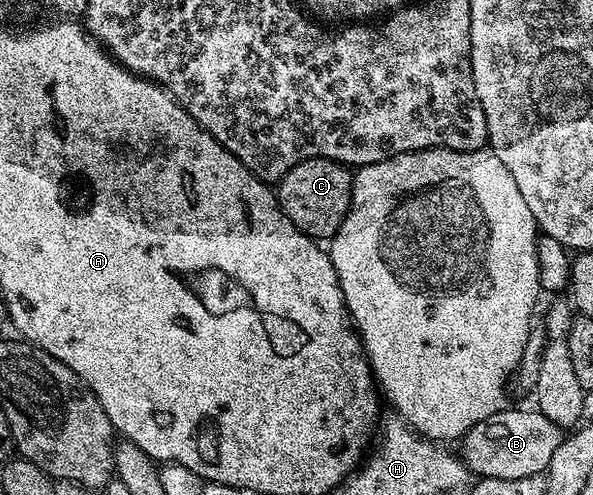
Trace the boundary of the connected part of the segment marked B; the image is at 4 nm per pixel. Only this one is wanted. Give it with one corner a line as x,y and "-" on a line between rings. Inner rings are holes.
501,409
492,414
488,423
488,427
477,427
476,431
469,429
462,436
464,443
464,452
462,458
464,466
472,472
473,476
480,477
483,471
488,471
485,479
499,479
501,475
521,475
522,477
530,477
531,475
544,475
550,459
554,451
562,440
562,429
554,421
550,421
550,417
546,417
539,409
531,409
532,411
508,411
509,409

